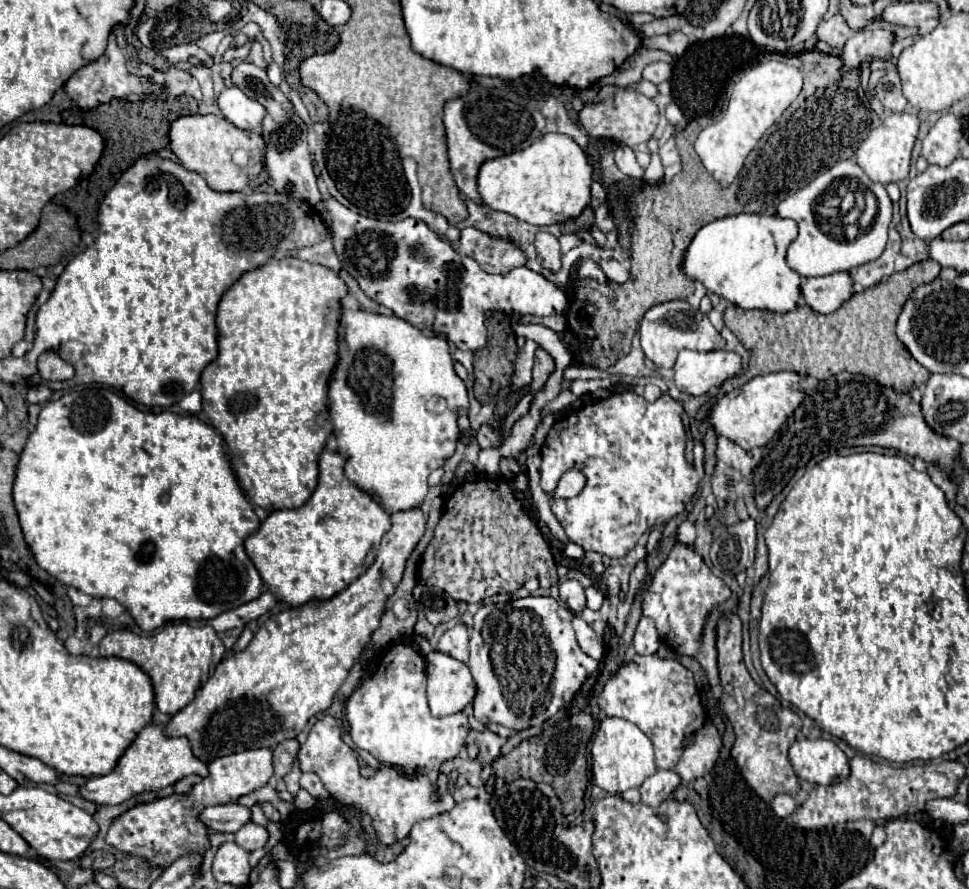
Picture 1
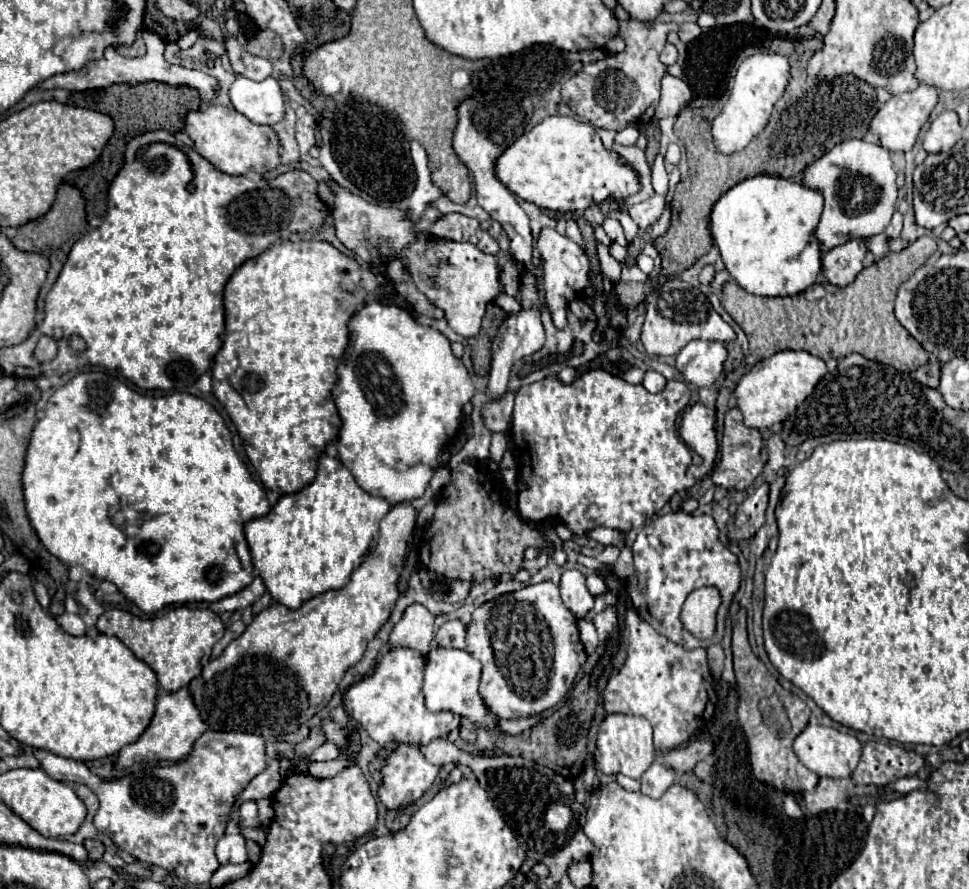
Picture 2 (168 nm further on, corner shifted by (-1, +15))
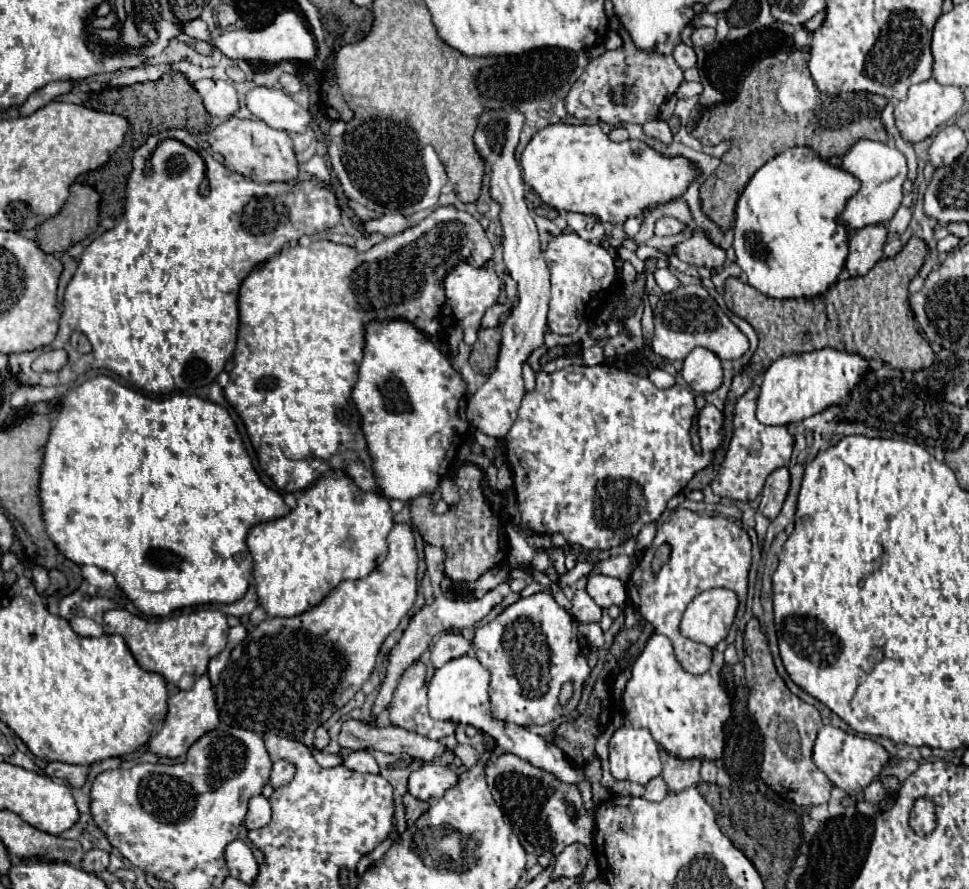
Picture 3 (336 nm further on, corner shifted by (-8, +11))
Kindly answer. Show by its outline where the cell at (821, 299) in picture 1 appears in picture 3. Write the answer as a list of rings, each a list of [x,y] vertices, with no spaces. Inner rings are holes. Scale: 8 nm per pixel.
[[[883,224],[867,226],[859,232],[853,232],[849,236],[849,254],[845,260],[845,268],[849,274],[855,276],[865,276],[879,260],[881,260],[881,250],[887,242],[887,228]]]

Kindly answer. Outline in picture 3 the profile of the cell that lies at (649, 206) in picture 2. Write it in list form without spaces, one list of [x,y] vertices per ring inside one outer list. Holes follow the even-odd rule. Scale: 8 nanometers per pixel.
[[[663,216],[655,222],[655,236],[669,236],[669,234],[679,234],[683,232],[683,224],[677,222],[675,218]]]

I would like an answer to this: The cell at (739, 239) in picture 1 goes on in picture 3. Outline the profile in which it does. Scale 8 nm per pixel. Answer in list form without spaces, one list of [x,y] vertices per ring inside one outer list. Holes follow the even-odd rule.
[[[789,148],[761,166],[735,206],[733,248],[739,268],[747,274],[747,282],[771,298],[811,298],[833,286],[847,256],[847,230],[835,224],[835,218],[857,190],[859,182],[851,174],[827,164],[809,148]]]

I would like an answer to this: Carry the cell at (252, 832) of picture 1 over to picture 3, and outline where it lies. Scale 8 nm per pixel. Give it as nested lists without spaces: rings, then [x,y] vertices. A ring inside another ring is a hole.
[[[253,796],[249,800],[249,810],[245,816],[245,826],[247,830],[253,828],[263,828],[271,820],[271,806],[265,796]]]

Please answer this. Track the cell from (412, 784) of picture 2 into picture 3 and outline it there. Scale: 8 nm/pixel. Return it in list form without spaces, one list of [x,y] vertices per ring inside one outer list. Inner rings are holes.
[[[423,764],[421,768],[413,770],[409,776],[407,792],[417,800],[441,798],[445,790],[457,784],[457,774],[449,766],[441,764]]]

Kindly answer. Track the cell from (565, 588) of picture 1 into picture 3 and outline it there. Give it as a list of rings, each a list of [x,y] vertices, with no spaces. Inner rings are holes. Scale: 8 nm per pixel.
[[[581,588],[575,590],[575,596],[571,600],[571,614],[577,622],[599,622],[601,608],[595,604],[595,600]]]

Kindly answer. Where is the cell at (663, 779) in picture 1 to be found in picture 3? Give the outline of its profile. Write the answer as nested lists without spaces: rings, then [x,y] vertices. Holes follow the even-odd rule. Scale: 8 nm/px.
[[[657,776],[657,778],[653,778],[653,780],[645,786],[643,798],[651,800],[651,802],[661,802],[661,800],[667,796],[667,792],[669,792],[669,788],[667,788],[665,780],[663,780],[661,776]]]

